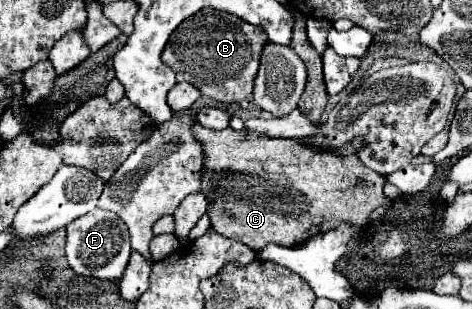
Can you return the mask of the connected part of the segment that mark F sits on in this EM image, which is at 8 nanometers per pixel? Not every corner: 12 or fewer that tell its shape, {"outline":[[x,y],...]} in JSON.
{"outline":[[95,208],[67,224],[69,266],[123,276],[131,246],[123,220]]}

